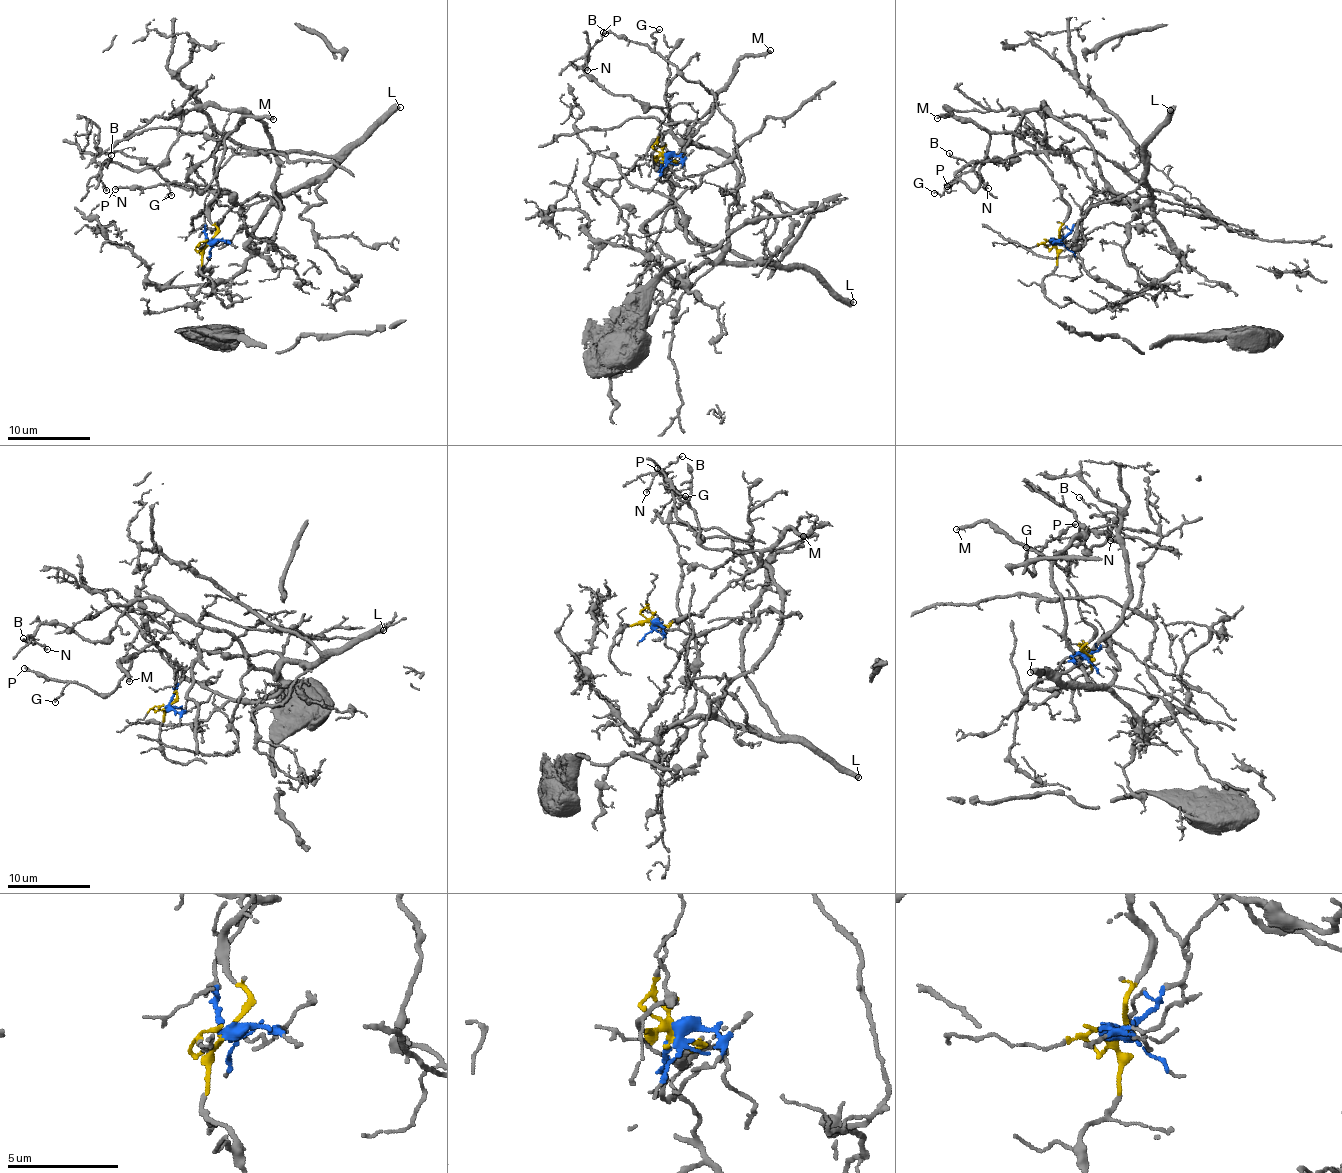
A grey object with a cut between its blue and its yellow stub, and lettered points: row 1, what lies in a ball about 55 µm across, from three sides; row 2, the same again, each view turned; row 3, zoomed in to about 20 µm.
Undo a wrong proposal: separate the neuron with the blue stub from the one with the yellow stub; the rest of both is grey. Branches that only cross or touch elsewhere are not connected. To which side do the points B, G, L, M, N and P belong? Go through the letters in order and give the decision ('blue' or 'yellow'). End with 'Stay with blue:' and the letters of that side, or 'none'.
B: blue
G: yellow
L: blue
M: yellow
N: blue
P: yellow
Stay with blue: B, L, N

